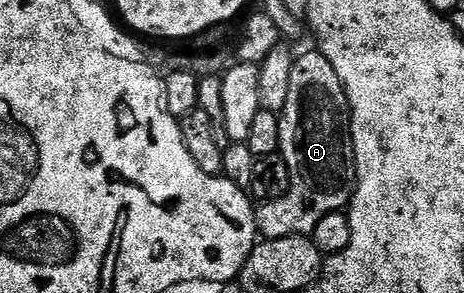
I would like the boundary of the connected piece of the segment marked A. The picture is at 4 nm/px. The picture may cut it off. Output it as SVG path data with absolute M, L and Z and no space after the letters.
M319 50L305 52L293 61L290 90L287 104L279 113L281 129L279 138L281 147L279 155L287 162L287 170L291 170L291 186L283 198L264 201L256 209L257 230L266 240L275 238L291 238L292 236L309 236L319 226L327 214L348 209L353 199L353 190L357 186L357 167L355 166L355 150L353 149L353 119L349 113L349 99L345 93L345 84L339 82L339 74L335 74L335 66Z

